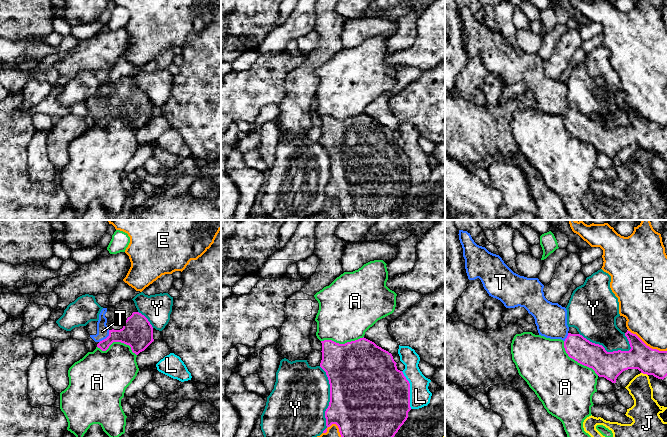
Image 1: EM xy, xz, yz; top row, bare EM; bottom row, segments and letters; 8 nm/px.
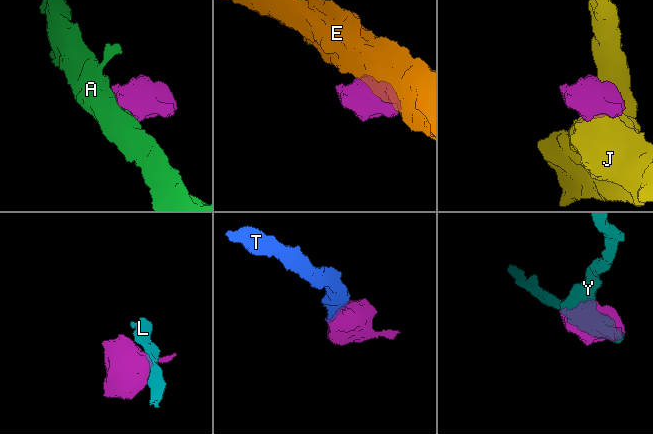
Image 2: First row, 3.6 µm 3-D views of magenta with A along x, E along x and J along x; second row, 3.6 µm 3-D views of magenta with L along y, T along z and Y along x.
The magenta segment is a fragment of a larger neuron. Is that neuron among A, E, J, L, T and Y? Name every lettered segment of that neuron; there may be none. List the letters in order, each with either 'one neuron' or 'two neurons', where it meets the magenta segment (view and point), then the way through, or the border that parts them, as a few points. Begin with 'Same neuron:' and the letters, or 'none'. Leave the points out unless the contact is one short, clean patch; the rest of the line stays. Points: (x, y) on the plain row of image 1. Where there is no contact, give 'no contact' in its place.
Same neuron: T
A: two neurons; contact yz (576, 136)
E: two neurons; contact yz (646, 121)
J: two neurons; contact yz (644, 149)
L: two neurons; contact xz (409, 166)
T: one neuron; contact xy (107, 113); way xy (137, 108), (107, 113), (102, 107)
Y: two neurons; contact yz (604, 125)

